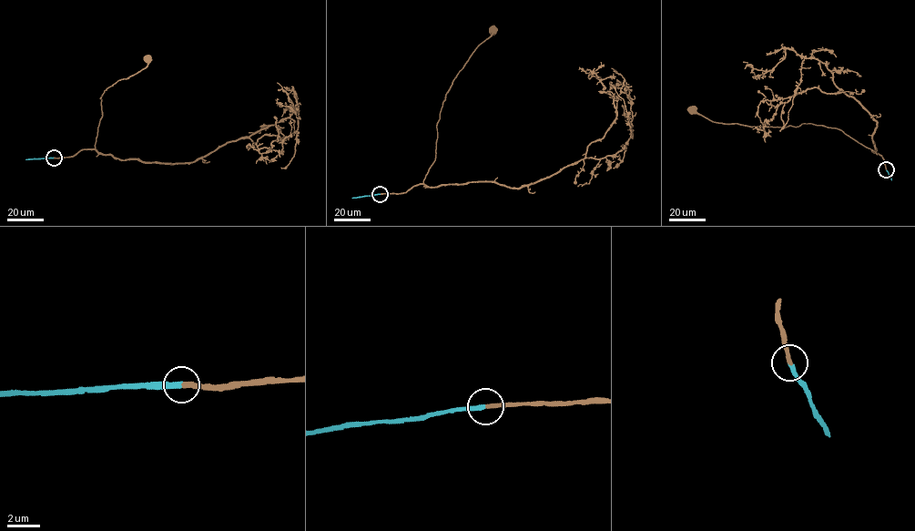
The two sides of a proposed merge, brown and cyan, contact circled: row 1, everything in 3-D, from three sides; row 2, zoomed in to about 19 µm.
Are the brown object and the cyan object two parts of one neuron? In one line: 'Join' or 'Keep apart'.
Join

